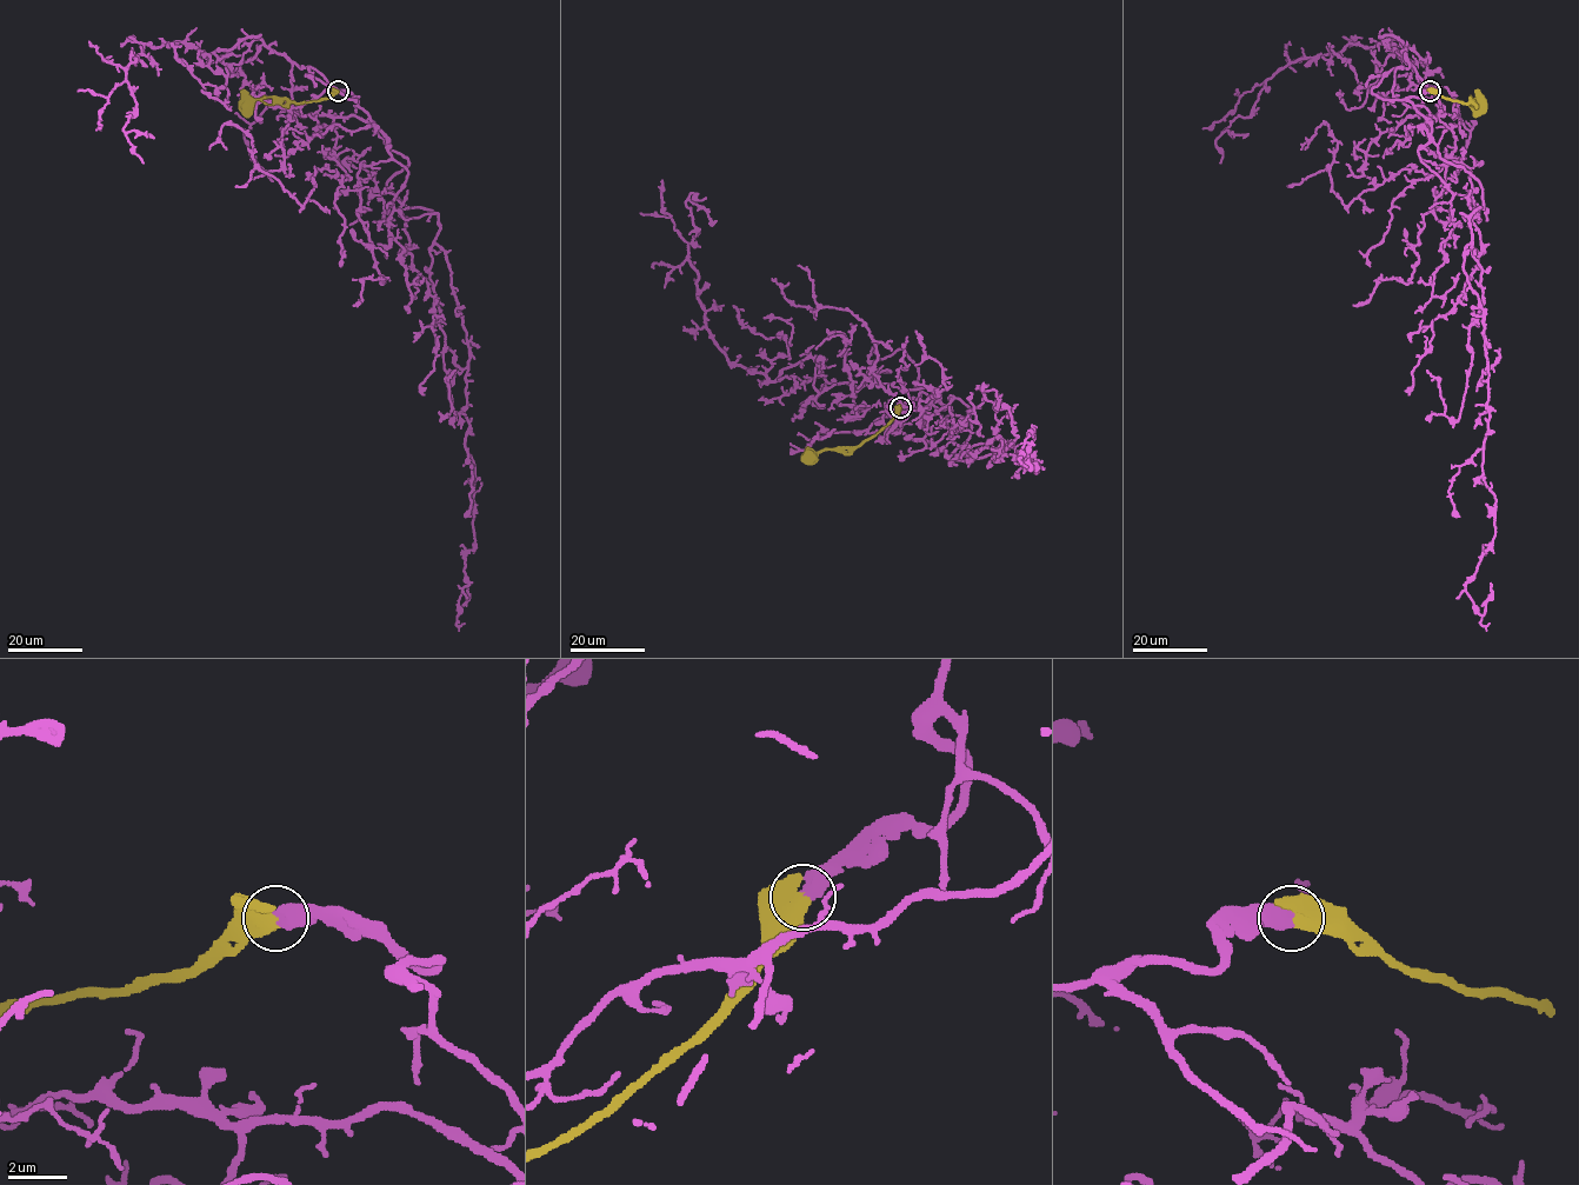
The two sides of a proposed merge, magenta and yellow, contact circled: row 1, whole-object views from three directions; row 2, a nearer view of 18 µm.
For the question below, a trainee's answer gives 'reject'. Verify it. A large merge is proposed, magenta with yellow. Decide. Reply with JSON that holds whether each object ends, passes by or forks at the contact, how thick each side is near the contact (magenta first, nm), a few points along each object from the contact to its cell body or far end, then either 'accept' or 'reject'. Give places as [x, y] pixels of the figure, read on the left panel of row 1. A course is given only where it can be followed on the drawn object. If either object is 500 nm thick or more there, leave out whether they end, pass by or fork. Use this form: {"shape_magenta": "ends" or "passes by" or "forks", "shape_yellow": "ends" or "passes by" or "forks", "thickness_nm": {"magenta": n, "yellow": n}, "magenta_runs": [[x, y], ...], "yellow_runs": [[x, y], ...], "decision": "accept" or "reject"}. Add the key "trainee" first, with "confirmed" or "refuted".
{"trainee": "refuted", "thickness_nm": {"magenta": 500, "yellow": 600}, "magenta_runs": [[338, 92], [407, 158], [388, 188], [438, 217], [470, 358], [474, 548], [457, 614], [466, 583]], "yellow_runs": [[338, 92], [297, 104], [261, 97], [247, 104]], "decision": "accept"}

